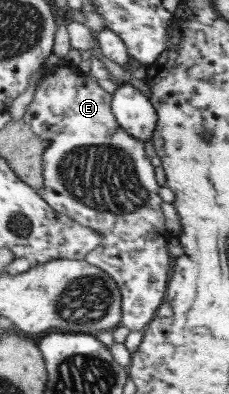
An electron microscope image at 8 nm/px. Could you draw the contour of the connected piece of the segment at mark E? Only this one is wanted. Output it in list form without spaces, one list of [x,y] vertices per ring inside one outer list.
[[[61,65],[47,74],[40,84],[23,119],[45,142],[43,151],[43,176],[45,187],[41,193],[51,207],[67,214],[79,224],[91,226],[103,234],[103,243],[85,255],[85,261],[99,267],[118,282],[121,291],[121,325],[129,331],[144,330],[154,319],[159,305],[163,303],[172,277],[173,259],[169,253],[169,229],[163,213],[163,199],[159,195],[159,183],[155,167],[147,158],[147,149],[142,141],[131,135],[118,122],[114,113],[113,94],[107,93],[96,83],[94,76],[86,78],[76,67]]]

